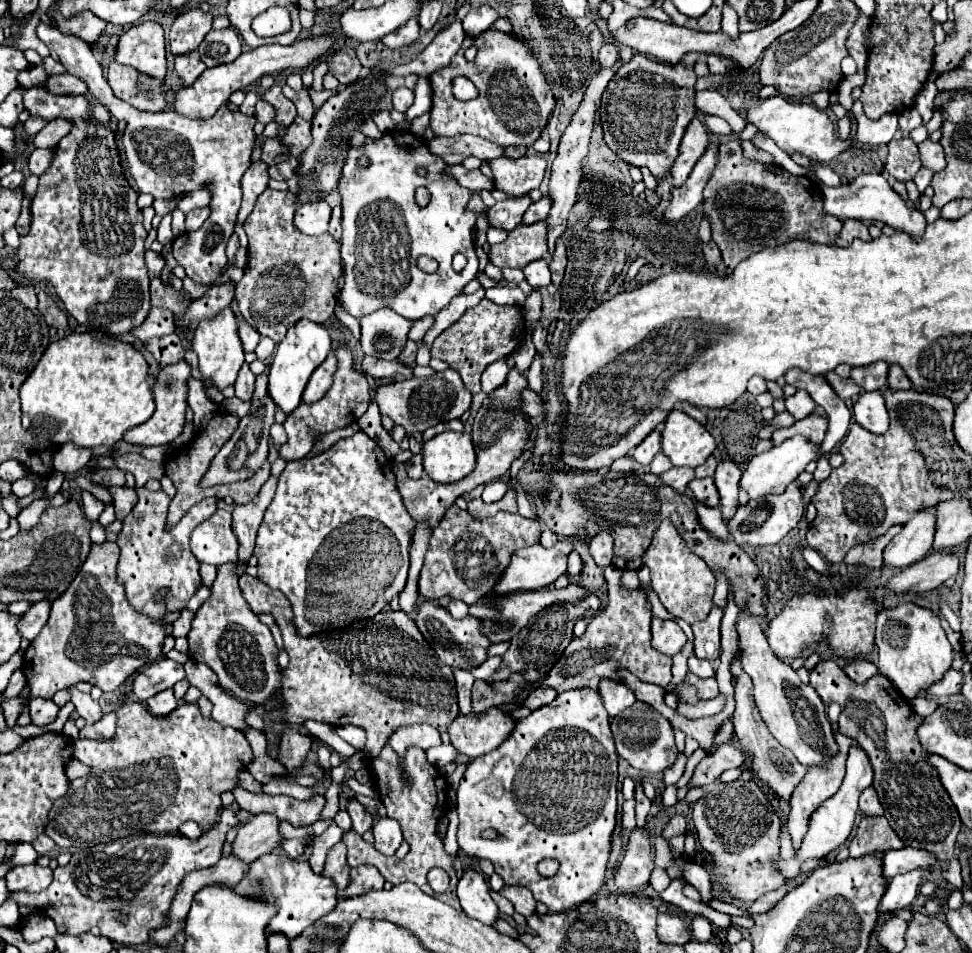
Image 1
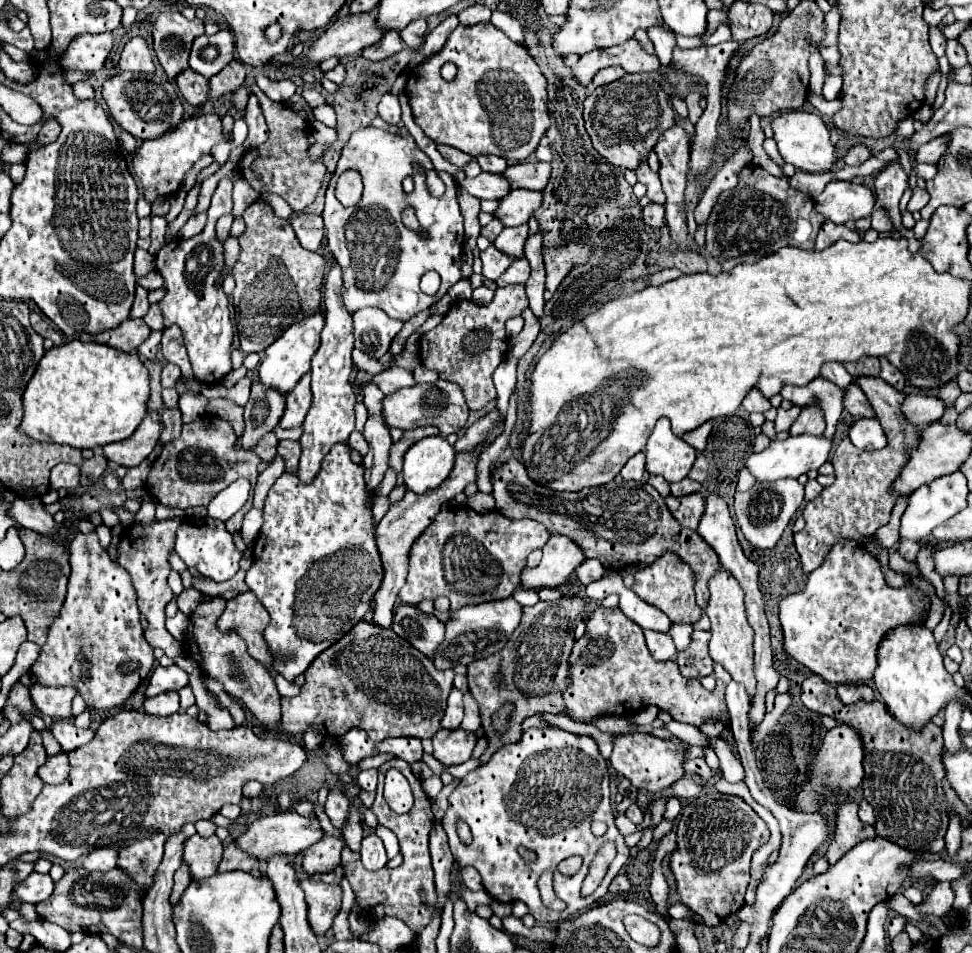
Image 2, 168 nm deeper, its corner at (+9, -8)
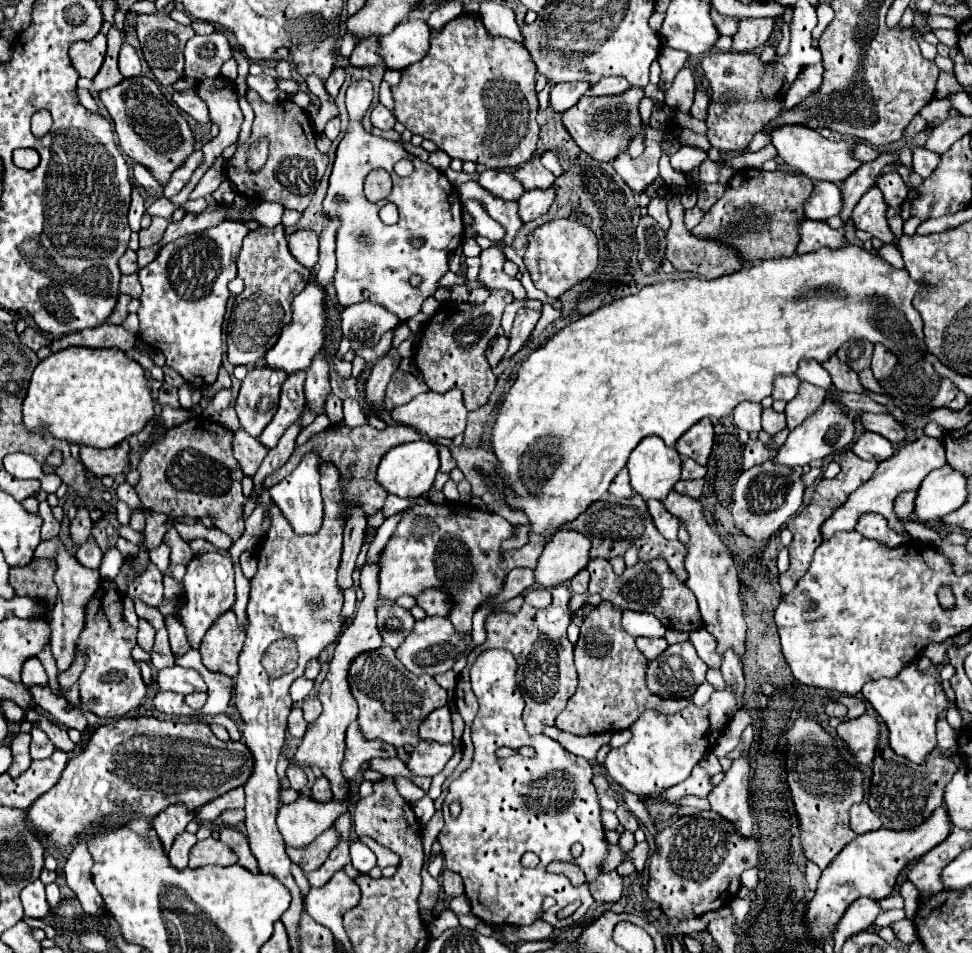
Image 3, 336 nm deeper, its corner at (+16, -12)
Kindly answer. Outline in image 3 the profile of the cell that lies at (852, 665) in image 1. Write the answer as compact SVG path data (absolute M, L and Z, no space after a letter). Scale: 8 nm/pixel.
M840 695L836 701L848 707L848 719L856 719L856 717L864 715L864 709L866 709L866 707L864 707L864 701L862 701L860 697L852 697L852 695Z

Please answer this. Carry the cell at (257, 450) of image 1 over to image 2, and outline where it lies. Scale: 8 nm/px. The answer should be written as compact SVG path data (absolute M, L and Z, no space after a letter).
M255 381L251 385L251 397L245 405L245 433L237 441L241 449L251 449L271 429L277 427L285 409L285 397L271 387Z

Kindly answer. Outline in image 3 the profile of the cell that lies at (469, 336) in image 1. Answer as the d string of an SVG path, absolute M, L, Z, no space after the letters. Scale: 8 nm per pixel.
M496 289L482 305L448 301L438 309L430 323L420 331L418 345L412 355L414 365L424 375L424 381L432 391L446 393L458 387L464 393L464 407L468 411L476 411L486 405L496 385L496 375L486 361L486 349L496 337L504 307L512 301L514 297L510 291Z

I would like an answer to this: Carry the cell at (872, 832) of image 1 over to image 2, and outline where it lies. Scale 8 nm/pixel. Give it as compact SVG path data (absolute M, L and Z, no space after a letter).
M845 801L839 803L835 811L835 833L829 843L829 849L825 853L827 861L833 865L837 863L849 849L853 849L857 843L875 837L875 829L867 823L859 823L857 817L857 803Z

